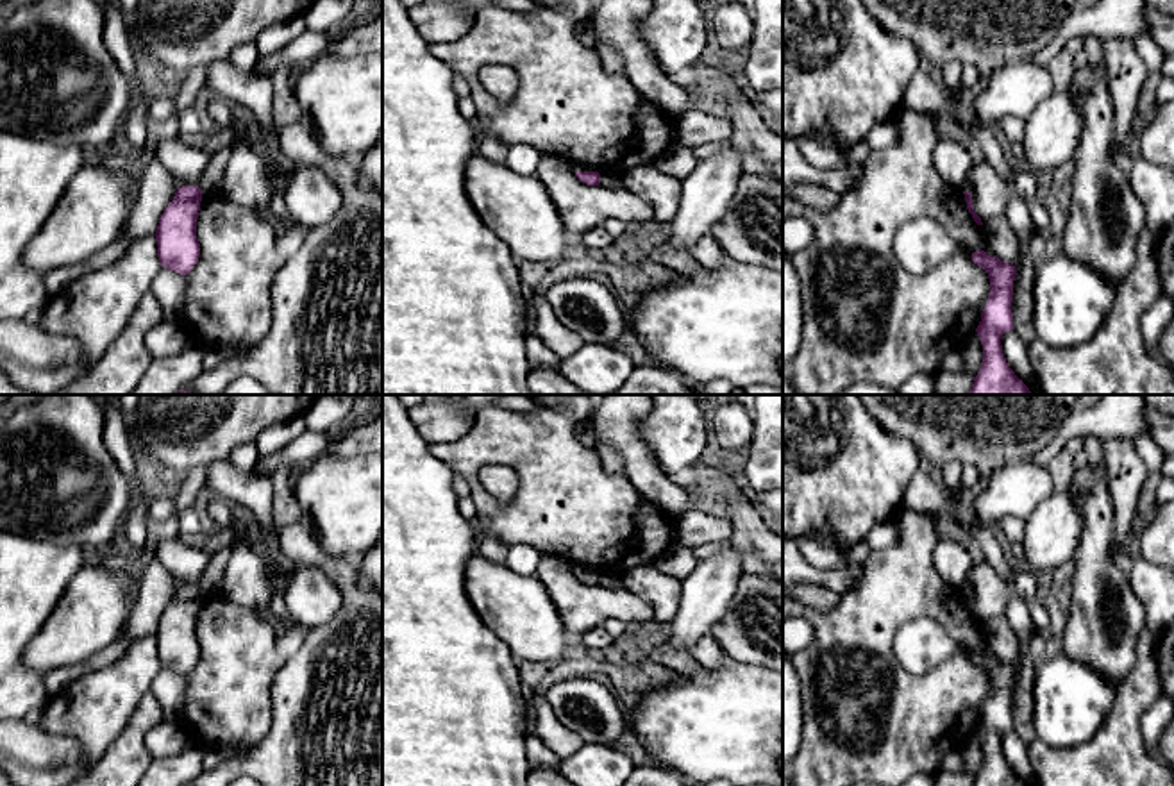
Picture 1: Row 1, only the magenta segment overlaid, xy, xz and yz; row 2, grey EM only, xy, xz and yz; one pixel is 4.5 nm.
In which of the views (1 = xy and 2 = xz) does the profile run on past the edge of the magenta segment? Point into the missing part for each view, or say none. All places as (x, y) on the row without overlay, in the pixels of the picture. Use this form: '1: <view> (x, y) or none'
1: none
2: none

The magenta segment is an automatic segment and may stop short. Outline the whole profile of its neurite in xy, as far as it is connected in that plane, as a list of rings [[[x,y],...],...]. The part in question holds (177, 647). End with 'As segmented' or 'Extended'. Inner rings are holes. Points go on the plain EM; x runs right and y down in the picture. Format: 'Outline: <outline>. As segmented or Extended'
Outline: [[[180,586],[159,618],[155,631],[157,657],[163,668],[188,675],[198,663],[197,620],[202,602],[198,586]]]. As segmented

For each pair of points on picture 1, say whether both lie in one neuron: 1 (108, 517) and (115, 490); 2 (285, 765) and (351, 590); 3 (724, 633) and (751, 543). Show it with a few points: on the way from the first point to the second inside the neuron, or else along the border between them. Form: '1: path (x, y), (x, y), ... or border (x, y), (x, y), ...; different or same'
1: path (108, 510), (109, 497); same
2: path (302, 720), (311, 668), (343, 635); same
3: path (742, 611), (756, 597), (756, 567); same

